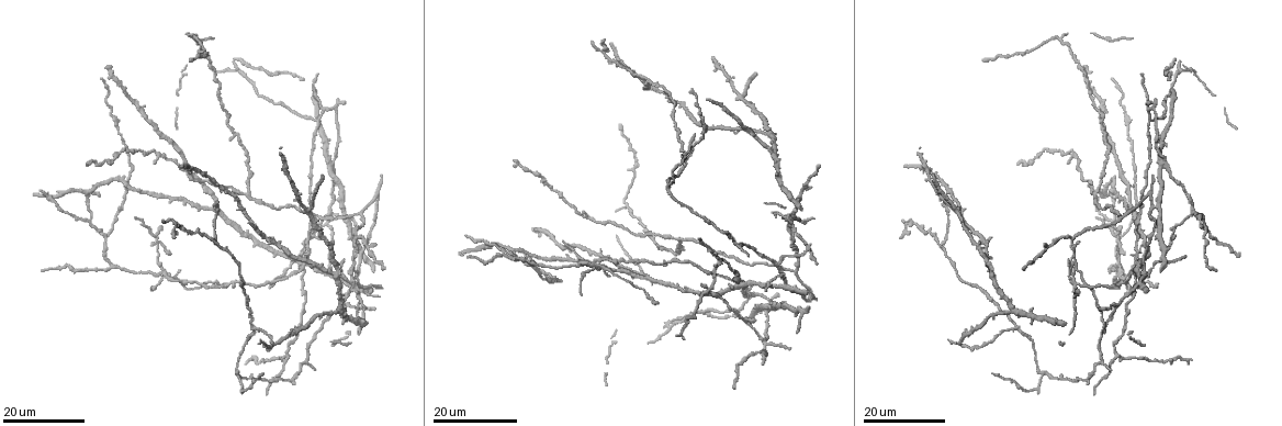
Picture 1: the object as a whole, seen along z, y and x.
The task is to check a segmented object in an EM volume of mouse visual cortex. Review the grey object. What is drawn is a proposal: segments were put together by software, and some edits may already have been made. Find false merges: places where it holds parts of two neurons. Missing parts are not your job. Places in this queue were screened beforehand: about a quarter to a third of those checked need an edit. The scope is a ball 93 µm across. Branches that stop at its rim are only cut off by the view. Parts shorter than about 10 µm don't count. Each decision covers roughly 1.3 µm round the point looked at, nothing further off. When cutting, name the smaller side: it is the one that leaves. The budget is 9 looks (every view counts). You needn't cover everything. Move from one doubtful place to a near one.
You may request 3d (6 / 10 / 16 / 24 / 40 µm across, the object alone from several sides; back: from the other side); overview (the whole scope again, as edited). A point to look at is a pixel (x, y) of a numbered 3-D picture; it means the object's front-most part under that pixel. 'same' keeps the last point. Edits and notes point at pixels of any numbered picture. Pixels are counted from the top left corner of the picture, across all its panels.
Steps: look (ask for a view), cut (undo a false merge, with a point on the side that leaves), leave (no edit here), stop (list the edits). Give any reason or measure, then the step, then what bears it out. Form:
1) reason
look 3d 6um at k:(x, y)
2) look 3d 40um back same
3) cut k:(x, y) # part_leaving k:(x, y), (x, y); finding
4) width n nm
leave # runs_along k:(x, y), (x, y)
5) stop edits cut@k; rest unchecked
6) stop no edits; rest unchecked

small branch off a trunk
look 3d 24um at 1:(669, 187)

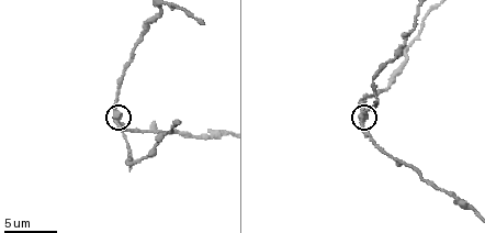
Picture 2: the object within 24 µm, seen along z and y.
zoom in
look 3d 6um at 2:(362, 113)

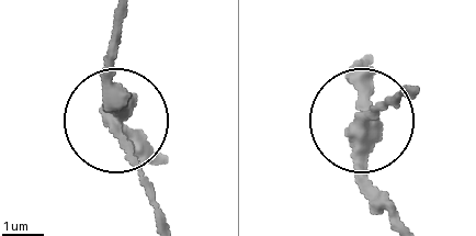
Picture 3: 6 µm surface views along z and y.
side_arm 20 um
cut 3:(151, 189) # part_leaving 3:(123, 137), (158, 217); a second neuron is stuck on

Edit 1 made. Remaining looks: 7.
look overview

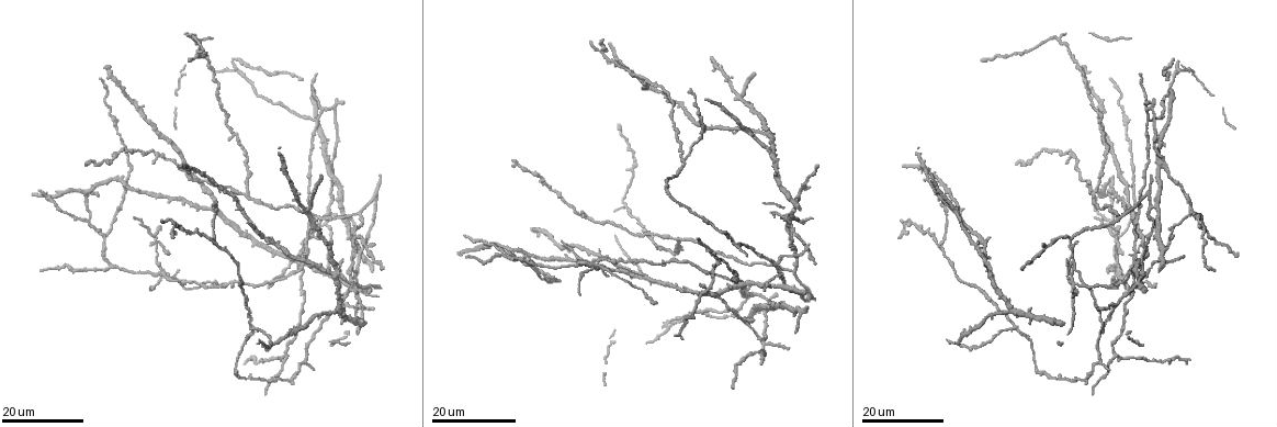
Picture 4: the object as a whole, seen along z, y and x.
three-way junction
look 3d 16um at 4:(1133, 261)

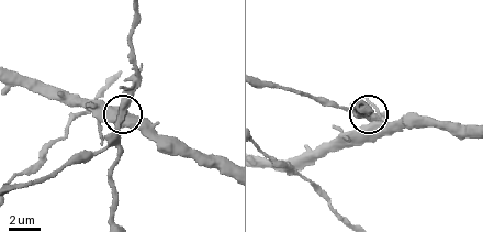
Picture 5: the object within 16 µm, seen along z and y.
zoom in
look 3d 6um at 5:(118, 117)

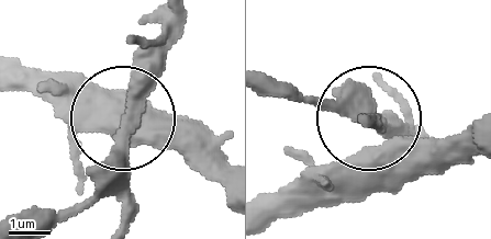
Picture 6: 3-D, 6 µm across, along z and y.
width 240 nm
leave # all the same neuron

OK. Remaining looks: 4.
a fork
look 3d 16um at 4:(1072, 240)

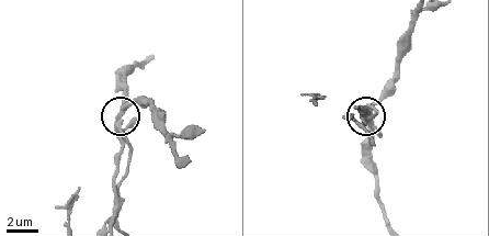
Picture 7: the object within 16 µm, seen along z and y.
look 3d 6um at 7:(122, 109)

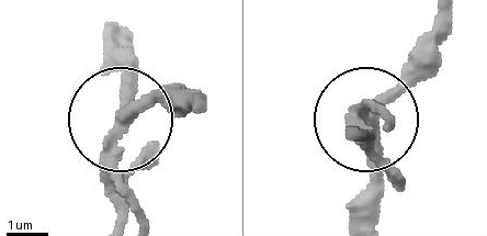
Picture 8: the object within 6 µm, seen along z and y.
cut 8:(137, 221) # part_leaving 8:(113, 169), (137, 218); a second neuron is stuck on

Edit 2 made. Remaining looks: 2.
look 3d 16um at 2:(407, 46)

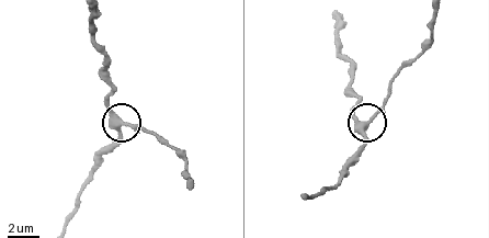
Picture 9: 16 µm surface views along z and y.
look 3d 6um at 9:(364, 123)

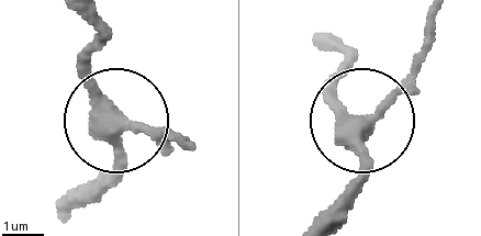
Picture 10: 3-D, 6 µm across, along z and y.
width 350 nm
leave # runs_along 10:(322, 225), (360, 172), (367, 120), (434, 40); continuous, no second neuron

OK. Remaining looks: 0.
stop edits cut@3, cut@8; rest unchecked

